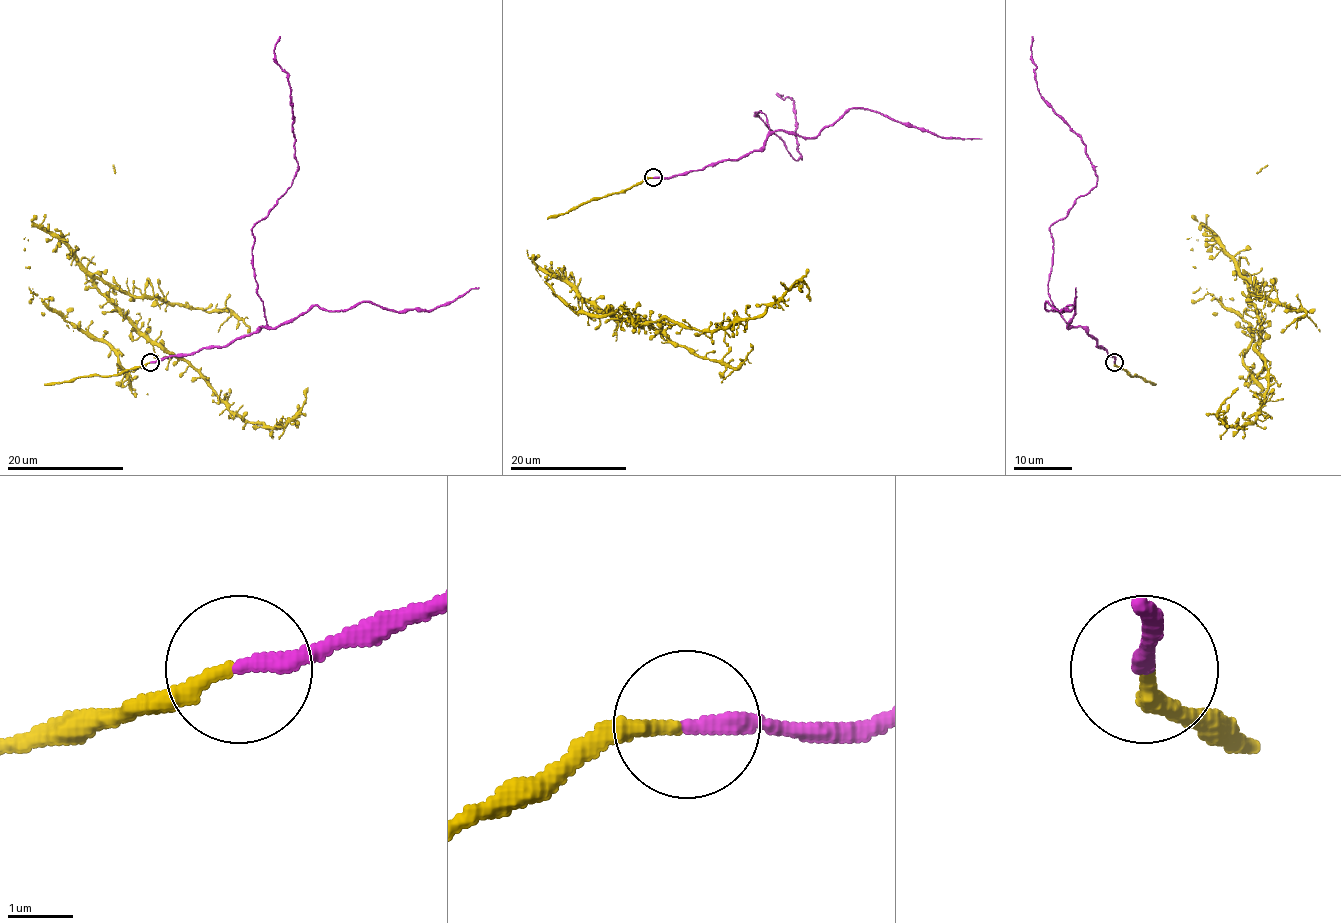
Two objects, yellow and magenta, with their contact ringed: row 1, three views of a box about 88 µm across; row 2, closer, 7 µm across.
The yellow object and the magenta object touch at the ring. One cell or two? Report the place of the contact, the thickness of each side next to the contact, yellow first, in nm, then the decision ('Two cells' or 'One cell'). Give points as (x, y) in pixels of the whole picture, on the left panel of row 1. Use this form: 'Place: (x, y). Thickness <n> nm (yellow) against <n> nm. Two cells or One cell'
Place: (150, 362). Thickness 240 nm (yellow) against 280 nm. One cell

